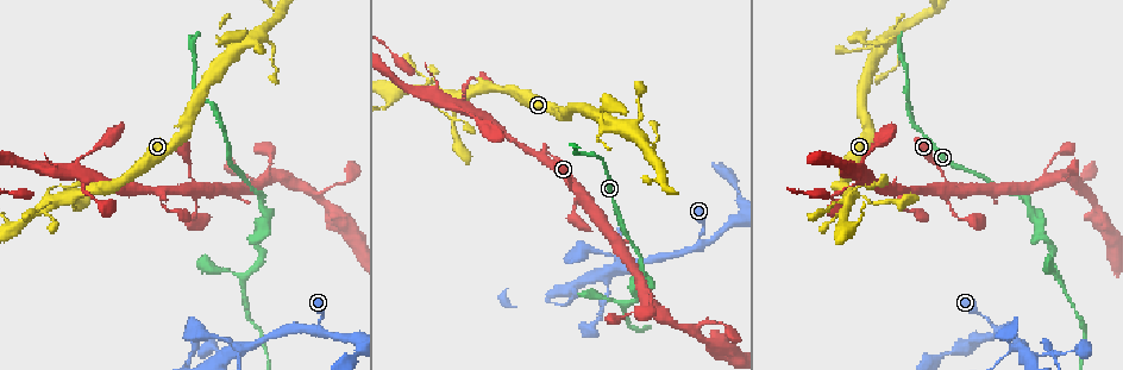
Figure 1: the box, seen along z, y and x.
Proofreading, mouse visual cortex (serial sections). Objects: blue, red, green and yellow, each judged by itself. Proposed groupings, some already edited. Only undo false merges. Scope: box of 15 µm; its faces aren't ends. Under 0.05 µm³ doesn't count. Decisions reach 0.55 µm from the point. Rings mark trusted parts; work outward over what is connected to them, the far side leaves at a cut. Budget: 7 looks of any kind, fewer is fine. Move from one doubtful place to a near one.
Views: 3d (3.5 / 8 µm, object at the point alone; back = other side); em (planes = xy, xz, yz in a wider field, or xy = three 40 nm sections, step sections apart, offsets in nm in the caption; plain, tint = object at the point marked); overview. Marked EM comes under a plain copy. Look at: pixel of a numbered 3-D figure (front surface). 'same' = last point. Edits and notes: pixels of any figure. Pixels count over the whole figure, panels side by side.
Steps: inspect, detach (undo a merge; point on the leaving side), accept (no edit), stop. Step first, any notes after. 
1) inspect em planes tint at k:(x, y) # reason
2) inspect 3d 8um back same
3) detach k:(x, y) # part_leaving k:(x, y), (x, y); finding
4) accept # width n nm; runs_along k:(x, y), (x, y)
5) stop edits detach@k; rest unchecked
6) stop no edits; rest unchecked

inspect 3d 3.5um at 1:(848, 199) # abrupt turn

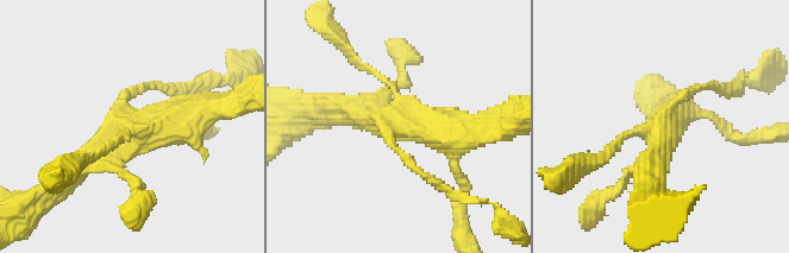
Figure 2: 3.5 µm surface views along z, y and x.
inspect em planes tint at 2:(664, 134) # now the EM

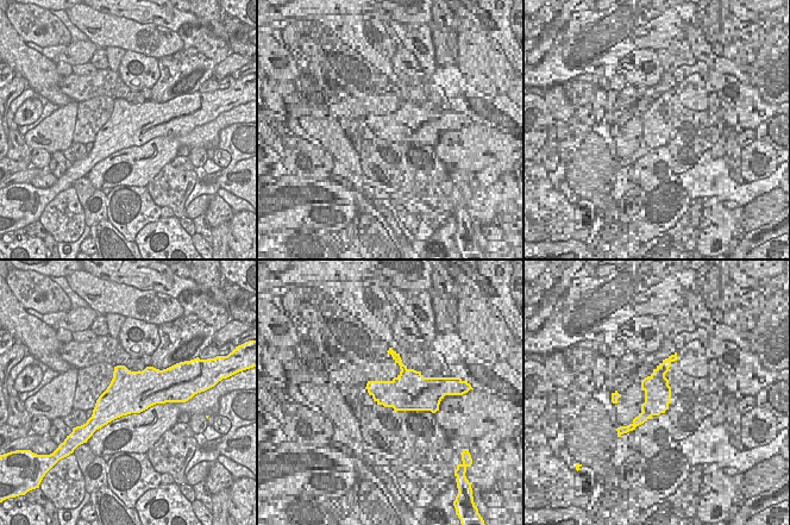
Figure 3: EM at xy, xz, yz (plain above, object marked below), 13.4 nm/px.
accept # runs_along 2:(208, 109), (120, 136), (69, 175); continuous, no second cell

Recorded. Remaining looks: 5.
inspect 3d 3.5um back at 1:(192, 179) # four-way junction

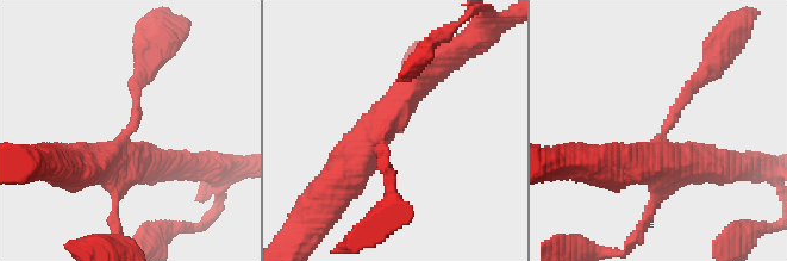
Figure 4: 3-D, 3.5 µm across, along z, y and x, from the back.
inspect em xy step 5 tint at 4:(127, 138) # now the EM

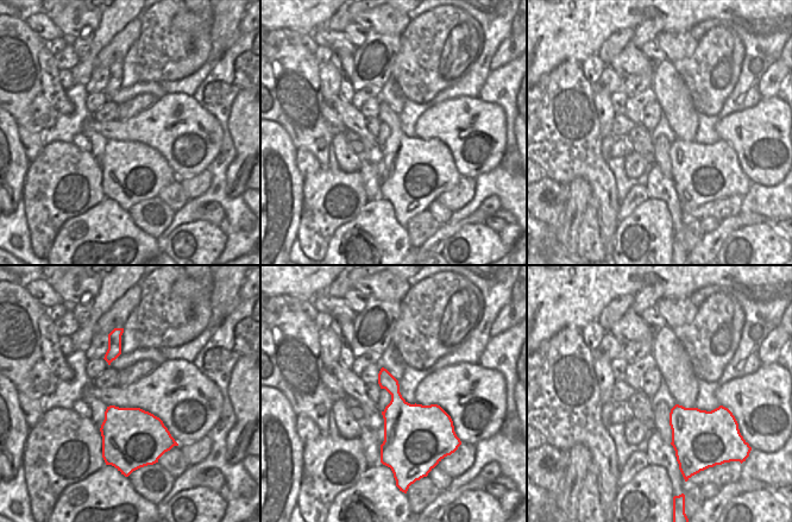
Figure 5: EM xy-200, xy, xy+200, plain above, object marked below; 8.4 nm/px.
inspect em planes tint same # cut it another way

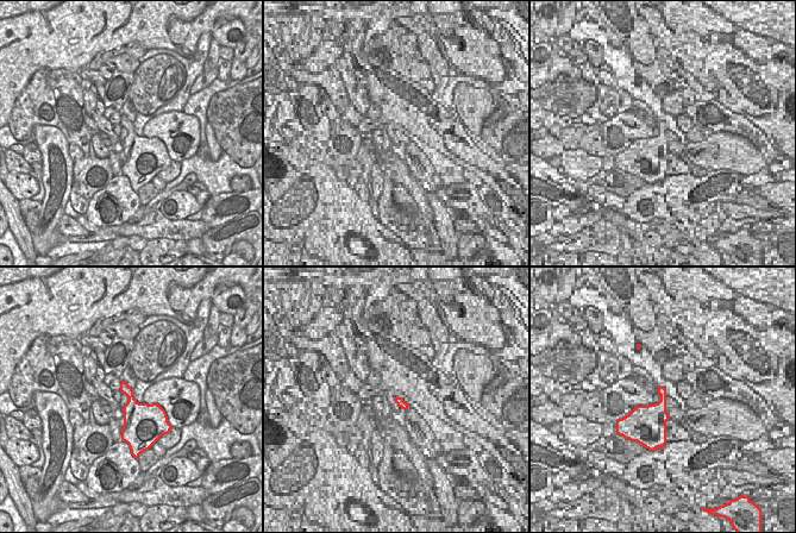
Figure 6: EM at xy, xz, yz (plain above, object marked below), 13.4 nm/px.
accept # arm_widths 150, 200, 400, 500 nm; runs_along 4:(704, 75), (673, 112), (655, 160), (618, 167); continuous, no second cell

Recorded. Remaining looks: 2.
inspect 3d 3.5um at 1:(243, 352) # thin arm on a thick one

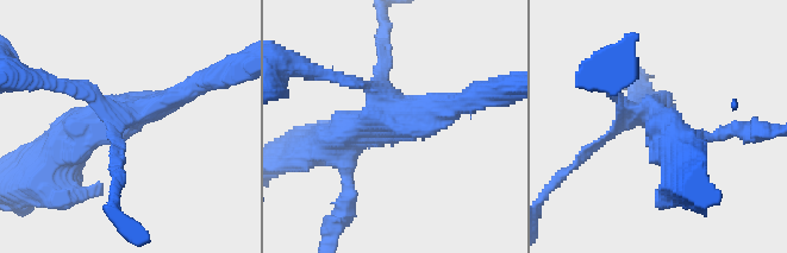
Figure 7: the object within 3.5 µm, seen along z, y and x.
inspect em xy step 2 tint at 7:(119, 118)

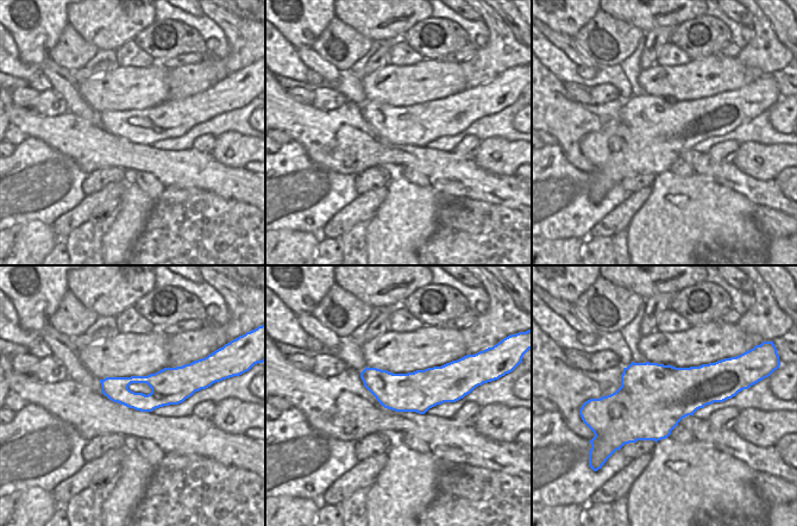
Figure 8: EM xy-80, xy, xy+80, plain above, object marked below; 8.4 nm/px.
accept # arm_widths 100, 150, 300, 500 nm; all the same cell

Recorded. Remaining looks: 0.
stop no edits; rest unchecked

